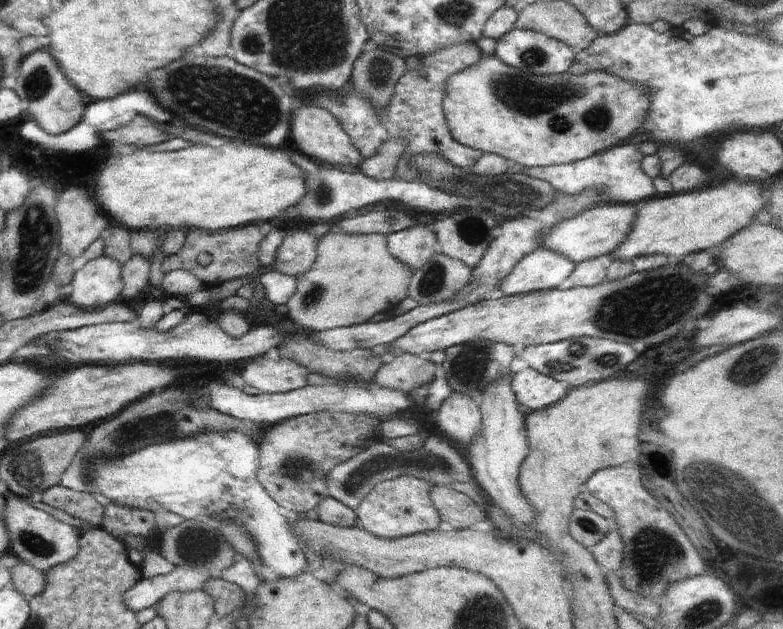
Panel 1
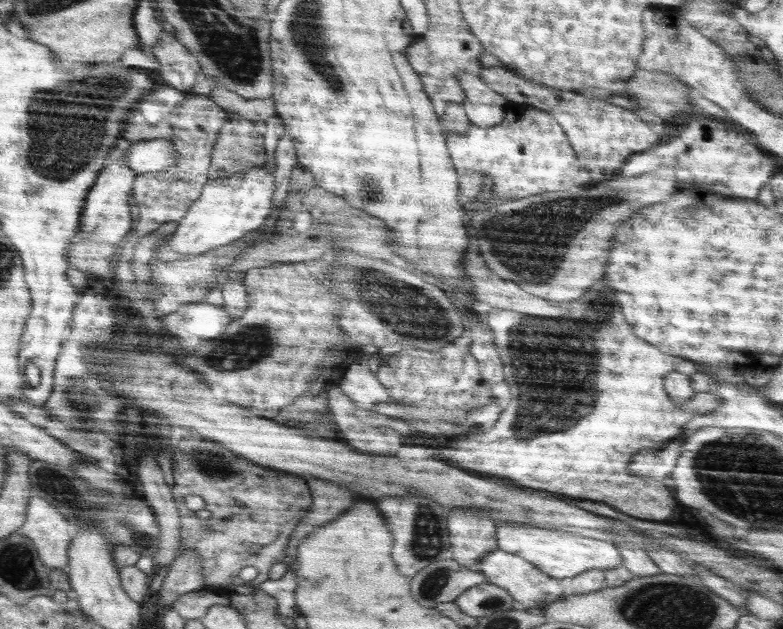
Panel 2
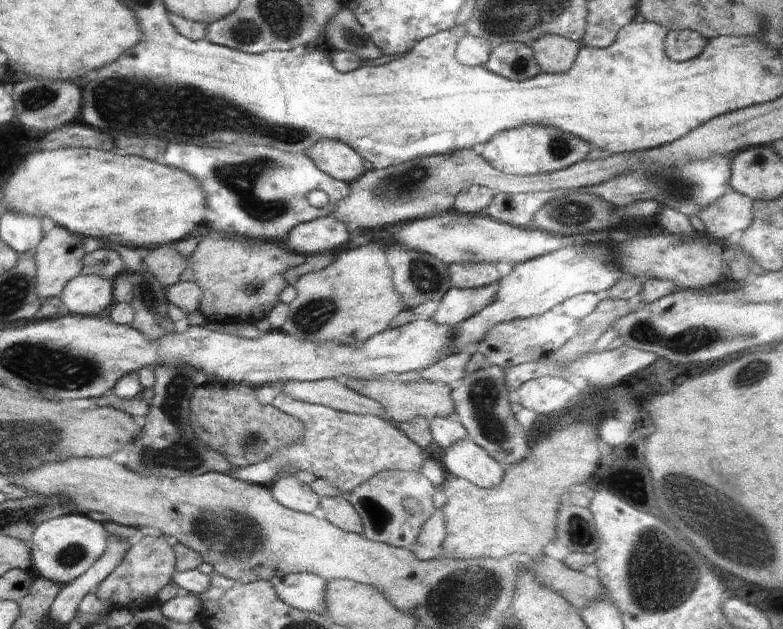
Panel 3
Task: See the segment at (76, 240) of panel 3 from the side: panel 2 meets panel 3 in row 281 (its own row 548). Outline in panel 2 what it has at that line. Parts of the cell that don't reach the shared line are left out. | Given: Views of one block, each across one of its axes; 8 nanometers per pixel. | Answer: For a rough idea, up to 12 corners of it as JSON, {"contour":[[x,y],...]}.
{"contour":[[32,496],[19,534],[47,567],[67,570],[75,529]]}

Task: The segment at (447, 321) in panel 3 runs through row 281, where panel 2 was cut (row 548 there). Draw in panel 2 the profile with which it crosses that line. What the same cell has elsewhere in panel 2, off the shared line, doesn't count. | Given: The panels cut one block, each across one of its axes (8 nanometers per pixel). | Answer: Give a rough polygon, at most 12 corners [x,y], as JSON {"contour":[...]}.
{"contour":[[500,548],[476,567],[527,611],[567,596],[557,578]]}

